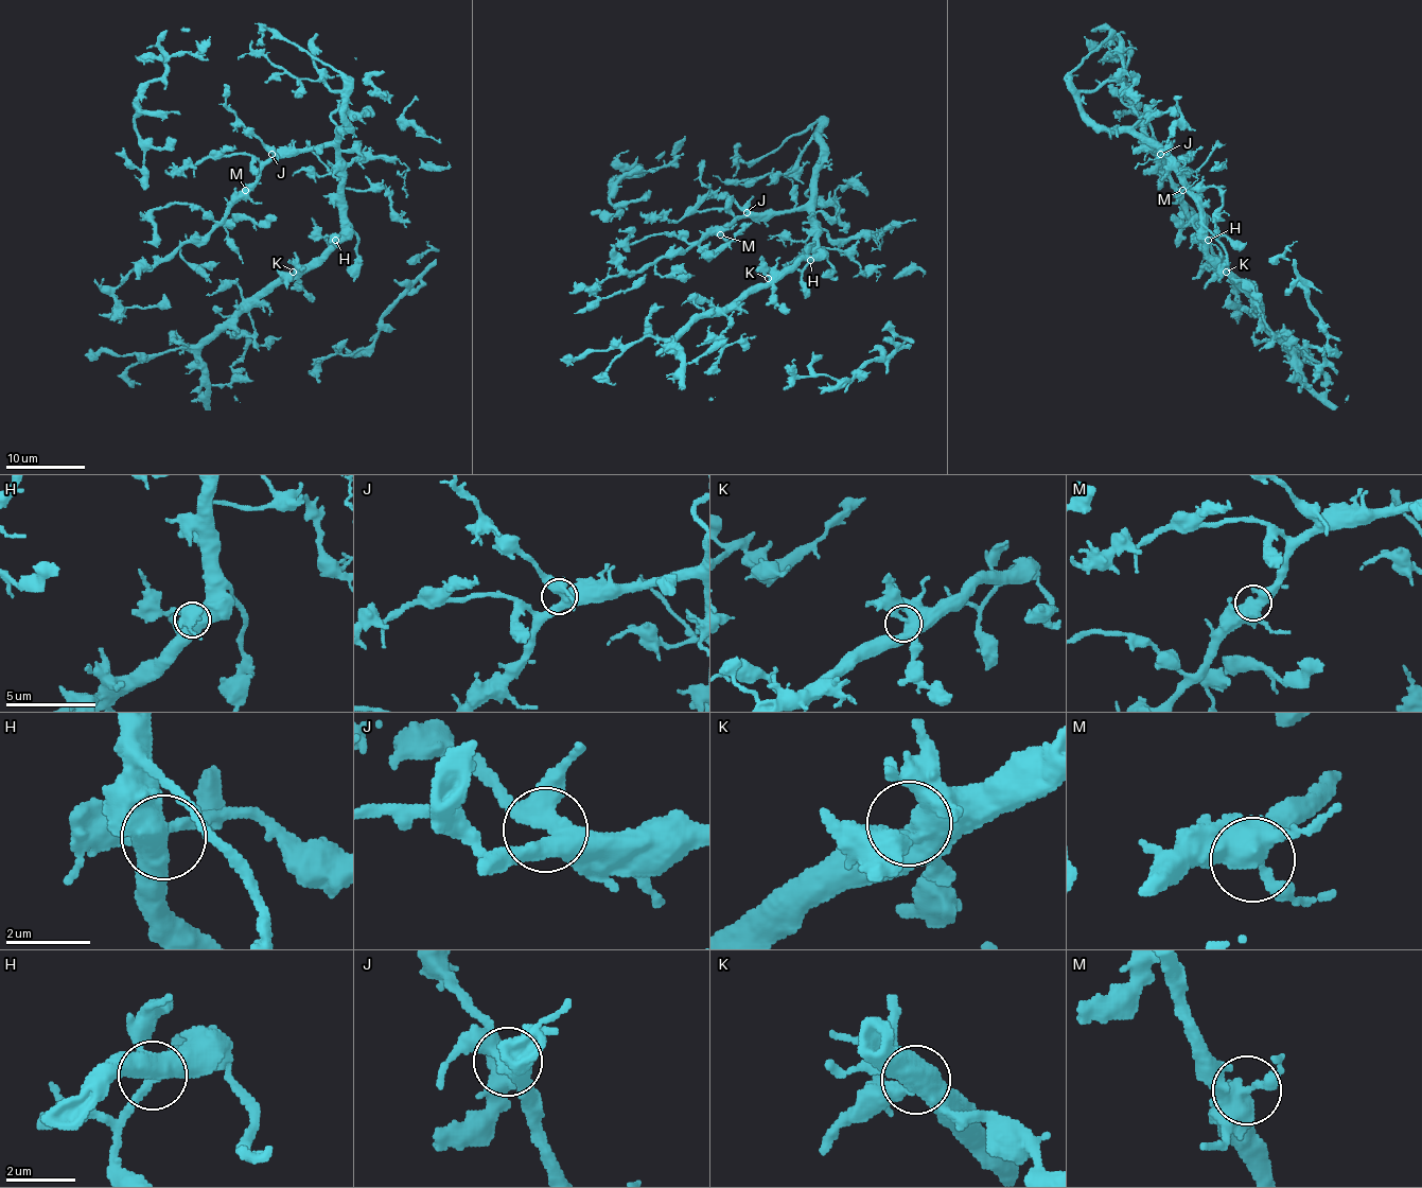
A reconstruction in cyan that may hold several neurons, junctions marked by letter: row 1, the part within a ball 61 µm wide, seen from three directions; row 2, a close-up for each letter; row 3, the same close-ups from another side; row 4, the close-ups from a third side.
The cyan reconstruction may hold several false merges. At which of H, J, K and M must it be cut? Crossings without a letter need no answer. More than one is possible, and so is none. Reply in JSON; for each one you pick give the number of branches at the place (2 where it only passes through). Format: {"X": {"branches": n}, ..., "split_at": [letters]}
{"split_at": []}

